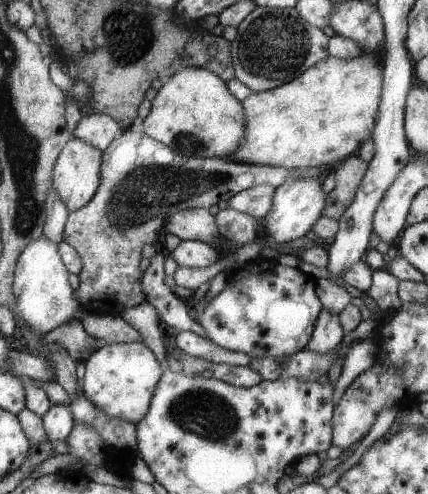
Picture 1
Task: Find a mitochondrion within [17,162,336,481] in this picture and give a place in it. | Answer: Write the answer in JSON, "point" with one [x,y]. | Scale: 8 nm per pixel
{"point":[203,413]}

